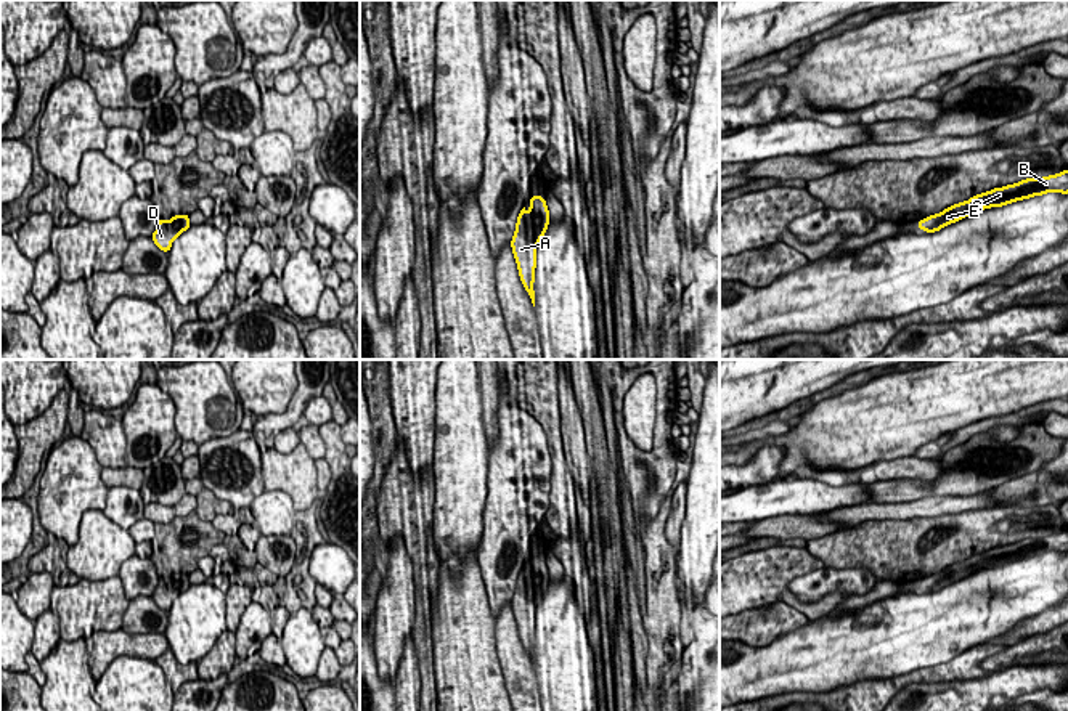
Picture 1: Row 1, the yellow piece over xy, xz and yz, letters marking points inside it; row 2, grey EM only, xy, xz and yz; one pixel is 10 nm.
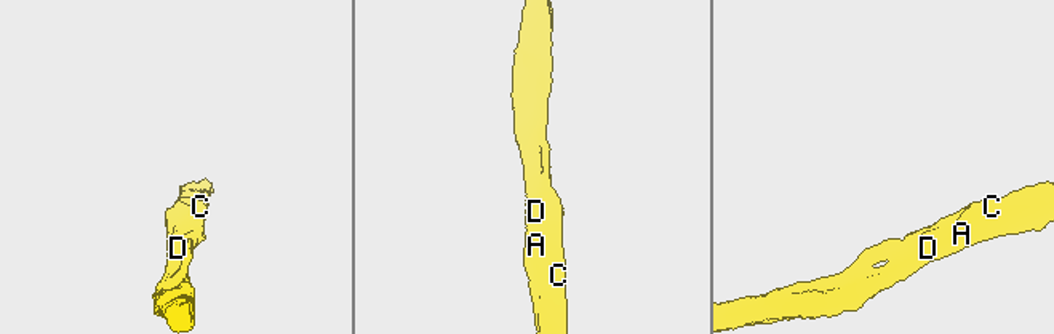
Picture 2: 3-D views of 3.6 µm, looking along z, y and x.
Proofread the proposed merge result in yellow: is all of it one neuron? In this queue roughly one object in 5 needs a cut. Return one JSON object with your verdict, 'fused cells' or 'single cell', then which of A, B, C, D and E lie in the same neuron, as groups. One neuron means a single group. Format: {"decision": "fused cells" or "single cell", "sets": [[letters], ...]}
{"decision": "single cell", "sets": [["A", "B", "C", "D", "E"]]}

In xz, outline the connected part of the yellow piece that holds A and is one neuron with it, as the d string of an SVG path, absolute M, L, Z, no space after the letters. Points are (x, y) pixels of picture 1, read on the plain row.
M541 555L530 557L530 568L519 571L516 591L511 600L512 613L517 623L520 640L528 652L535 666L535 628L536 628L536 605L544 595L549 584L549 570L546 559Z

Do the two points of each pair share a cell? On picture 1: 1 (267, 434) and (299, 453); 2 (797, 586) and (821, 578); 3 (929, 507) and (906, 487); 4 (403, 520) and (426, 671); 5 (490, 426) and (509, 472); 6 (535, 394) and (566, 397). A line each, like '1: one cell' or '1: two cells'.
1: two cells
2: one cell
3: two cells
4: one cell
5: two cells
6: two cells

